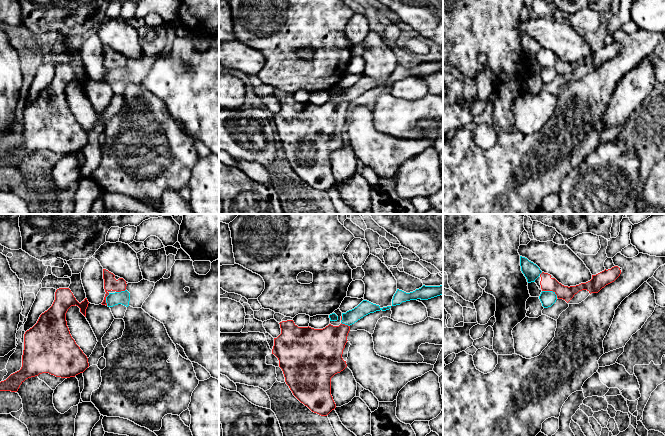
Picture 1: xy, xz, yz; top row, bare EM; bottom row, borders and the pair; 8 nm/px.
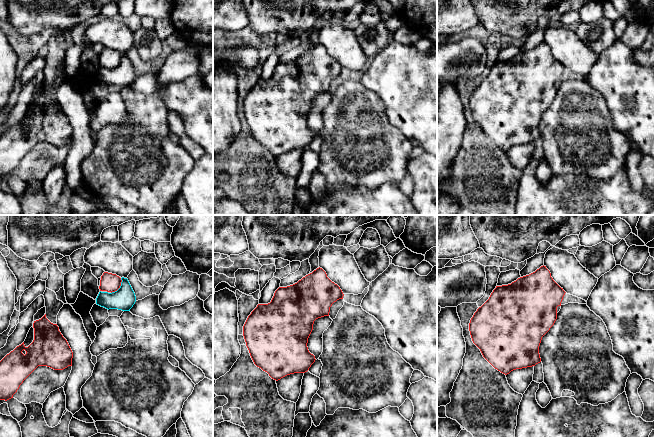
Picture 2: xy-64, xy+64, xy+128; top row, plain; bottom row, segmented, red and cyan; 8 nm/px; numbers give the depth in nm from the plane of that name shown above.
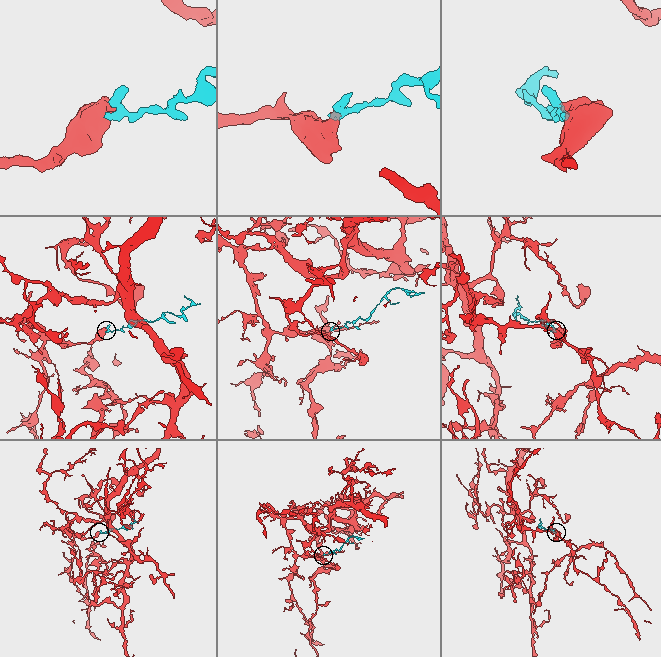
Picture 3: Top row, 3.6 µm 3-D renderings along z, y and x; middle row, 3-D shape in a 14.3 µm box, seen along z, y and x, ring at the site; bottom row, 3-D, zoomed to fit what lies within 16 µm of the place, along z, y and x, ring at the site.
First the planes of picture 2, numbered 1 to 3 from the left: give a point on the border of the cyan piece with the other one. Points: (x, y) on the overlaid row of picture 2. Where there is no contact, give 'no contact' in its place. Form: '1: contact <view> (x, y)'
1: contact xy-64 (119, 287)
2: no contact
3: no contact

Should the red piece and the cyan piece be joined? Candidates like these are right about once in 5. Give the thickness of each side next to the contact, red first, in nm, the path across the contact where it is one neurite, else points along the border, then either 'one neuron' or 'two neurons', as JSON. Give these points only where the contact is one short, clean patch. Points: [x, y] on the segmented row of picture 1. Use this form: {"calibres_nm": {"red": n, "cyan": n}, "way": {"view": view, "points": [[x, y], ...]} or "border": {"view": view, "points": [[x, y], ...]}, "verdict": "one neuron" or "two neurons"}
{"calibres_nm": {"red": 120, "cyan": 120}, "border": {"view": "yz", "points": [[542, 290], [551, 290], [557, 297]]}, "verdict": "two neurons"}

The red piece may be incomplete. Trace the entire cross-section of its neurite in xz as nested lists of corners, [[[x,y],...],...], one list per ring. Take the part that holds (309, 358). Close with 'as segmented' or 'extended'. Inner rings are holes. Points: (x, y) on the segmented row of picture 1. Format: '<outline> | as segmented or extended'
[[[340,309],[333,313],[338,316],[338,320],[330,321],[323,329],[298,327],[293,320],[280,322],[281,334],[274,338],[272,349],[272,354],[278,358],[285,382],[293,395],[312,412],[321,416],[327,416],[336,408],[331,395],[331,378],[347,367],[342,354],[348,341],[350,326],[341,323]]] | extended

